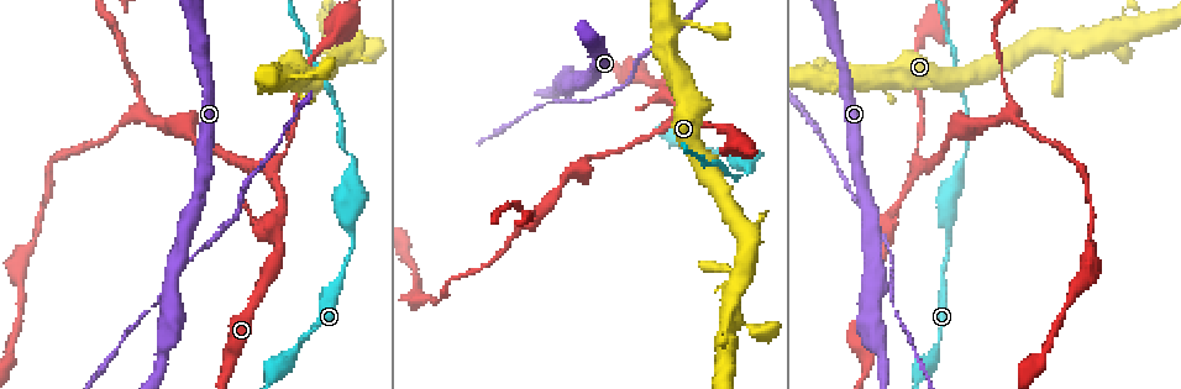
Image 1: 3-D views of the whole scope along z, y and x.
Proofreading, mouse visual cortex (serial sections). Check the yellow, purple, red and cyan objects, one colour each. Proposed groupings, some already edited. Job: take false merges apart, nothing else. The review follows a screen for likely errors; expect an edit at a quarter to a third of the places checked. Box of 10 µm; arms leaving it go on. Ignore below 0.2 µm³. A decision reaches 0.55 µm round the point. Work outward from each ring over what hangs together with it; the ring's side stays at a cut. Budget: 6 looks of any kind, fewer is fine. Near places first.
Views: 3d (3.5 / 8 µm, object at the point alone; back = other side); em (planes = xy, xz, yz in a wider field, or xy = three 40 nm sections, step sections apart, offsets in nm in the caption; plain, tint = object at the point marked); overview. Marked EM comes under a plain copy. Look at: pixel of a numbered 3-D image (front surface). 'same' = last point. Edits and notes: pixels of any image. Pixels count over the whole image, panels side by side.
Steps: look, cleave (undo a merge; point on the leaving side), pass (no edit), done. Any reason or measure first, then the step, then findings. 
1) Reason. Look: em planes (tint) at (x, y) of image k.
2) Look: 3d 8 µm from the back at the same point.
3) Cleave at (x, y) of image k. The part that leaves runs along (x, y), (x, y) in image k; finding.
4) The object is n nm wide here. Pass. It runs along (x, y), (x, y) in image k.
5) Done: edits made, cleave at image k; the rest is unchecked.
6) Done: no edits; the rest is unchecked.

A fork. Look: 3d 8 µm at (273, 176) of image 1.

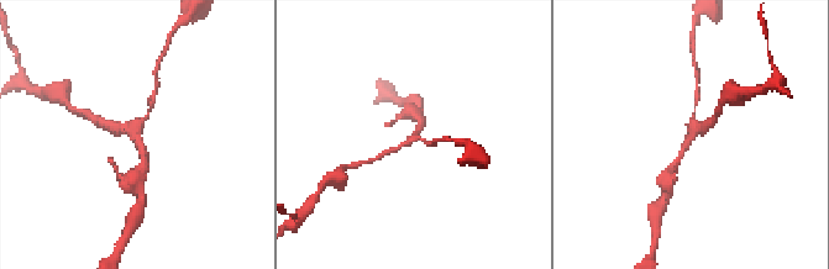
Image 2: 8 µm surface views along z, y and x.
Zoom in. Look: 3d 3.5 µm from the back at the same point.

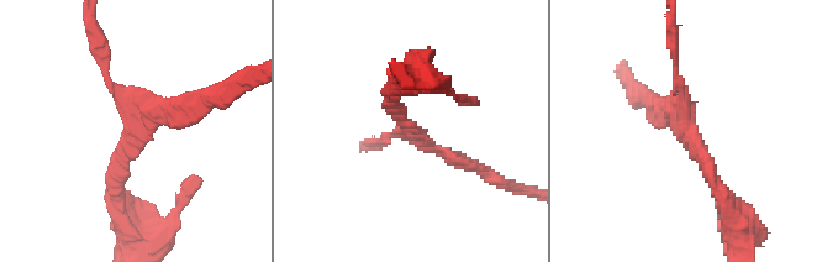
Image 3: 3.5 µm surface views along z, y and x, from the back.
3 arms meet here; the arms are 100, 200, 200 nm wide. Look: em xy step 5 (tint) at (686, 127) of image 3.

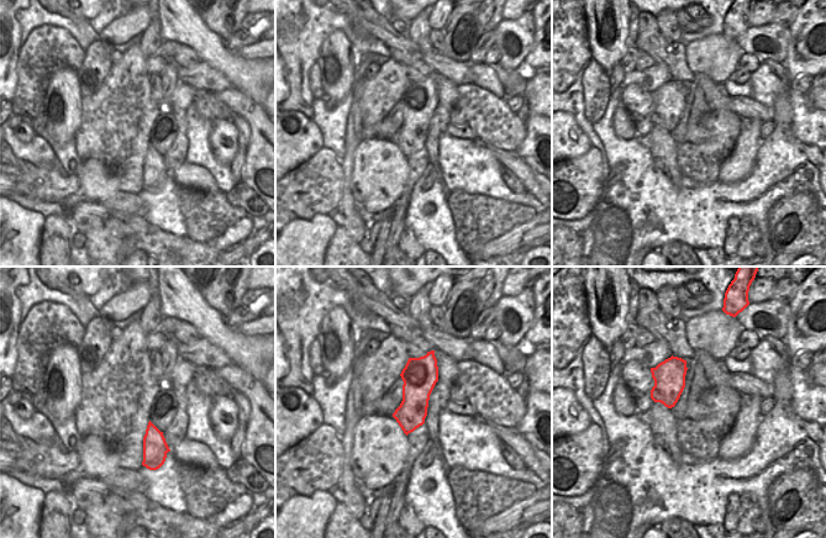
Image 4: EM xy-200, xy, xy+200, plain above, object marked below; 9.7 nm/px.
Pass. All the same cell.

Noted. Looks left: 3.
Abrupt turn. Look: 3d 3.5 µm at (173, 279) of image 1.

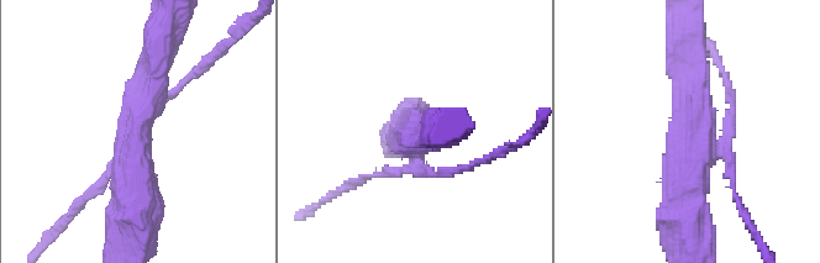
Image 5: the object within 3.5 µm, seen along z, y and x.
4 arms meet here; the arms are 100, 150, 400, 500 nm wide; need the tissue. Look: em xy step 2 (tint) at (136, 136) of image 5.

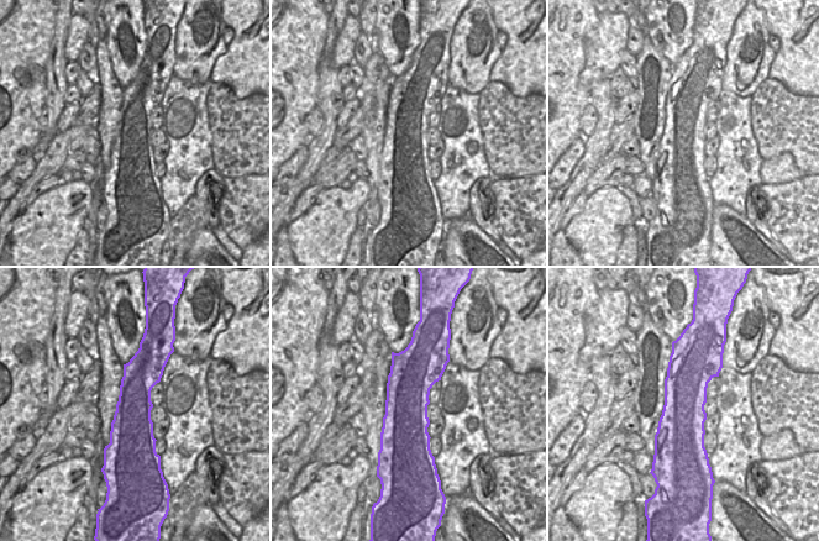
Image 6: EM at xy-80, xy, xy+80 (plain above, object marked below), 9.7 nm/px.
Cleave at (99, 187) of image 5. The part that leaves runs along (724, 140), (730, 87), (711, 48) in image 5; a second cell is stuck on.

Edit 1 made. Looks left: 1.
Done: edits made, cleave at image 5; the rest is unchecked.

